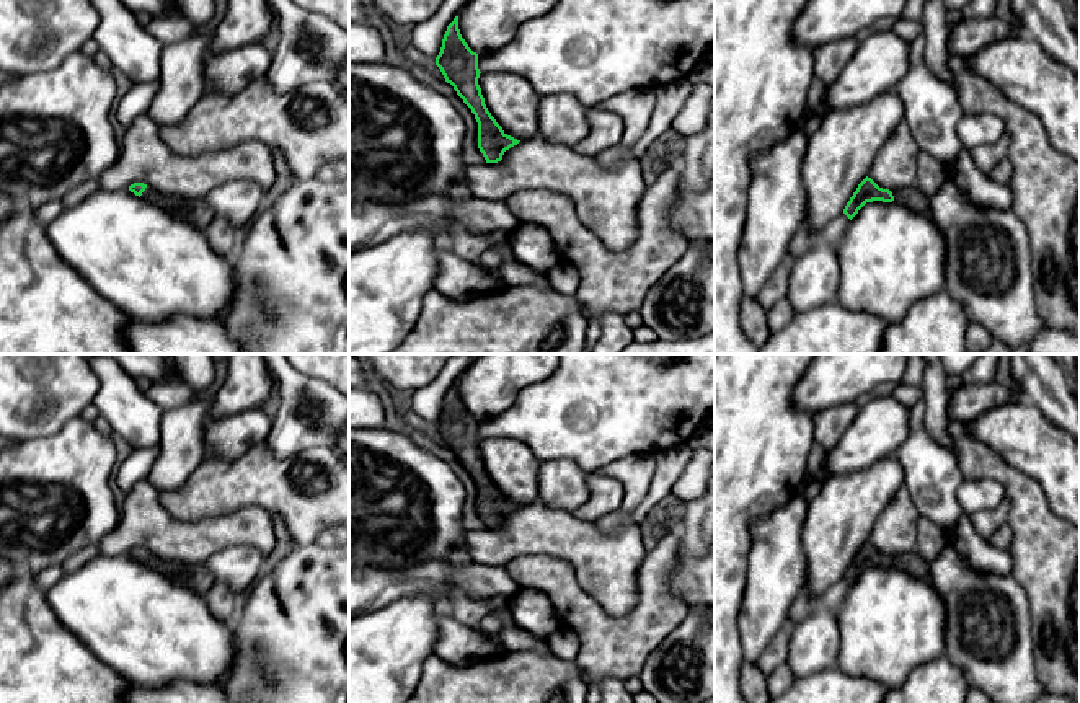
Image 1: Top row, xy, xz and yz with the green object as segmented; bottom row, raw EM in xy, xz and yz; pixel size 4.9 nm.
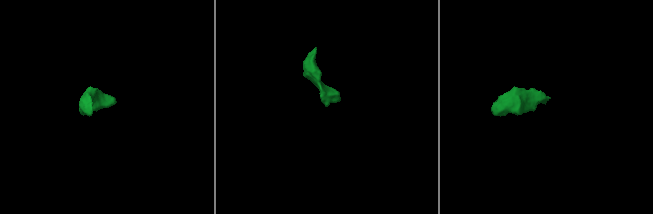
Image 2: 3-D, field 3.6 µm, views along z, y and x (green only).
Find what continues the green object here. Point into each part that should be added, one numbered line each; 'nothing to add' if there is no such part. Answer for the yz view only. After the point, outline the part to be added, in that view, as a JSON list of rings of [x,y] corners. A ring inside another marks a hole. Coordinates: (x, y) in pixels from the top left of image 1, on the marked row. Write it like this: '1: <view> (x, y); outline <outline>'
1: yz (912, 198); outline [[[917,186],[891,191],[896,204],[905,206],[910,210],[932,215],[930,201]]]

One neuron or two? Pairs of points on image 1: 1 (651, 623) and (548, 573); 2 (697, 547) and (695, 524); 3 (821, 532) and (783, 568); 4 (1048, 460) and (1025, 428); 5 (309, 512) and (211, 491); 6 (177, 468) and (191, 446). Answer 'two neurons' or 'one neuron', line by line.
1: one neuron
2: one neuron
3: two neurons
4: one neuron
5: one neuron
6: one neuron

